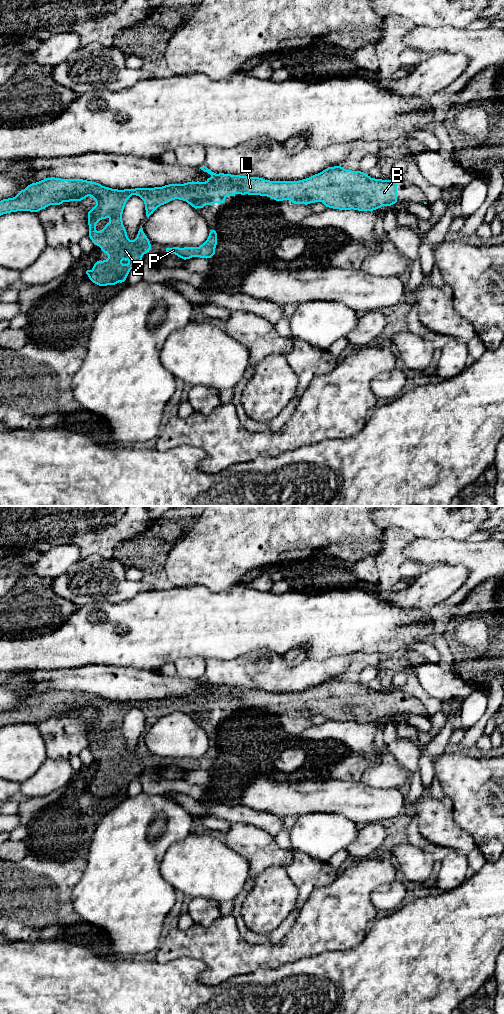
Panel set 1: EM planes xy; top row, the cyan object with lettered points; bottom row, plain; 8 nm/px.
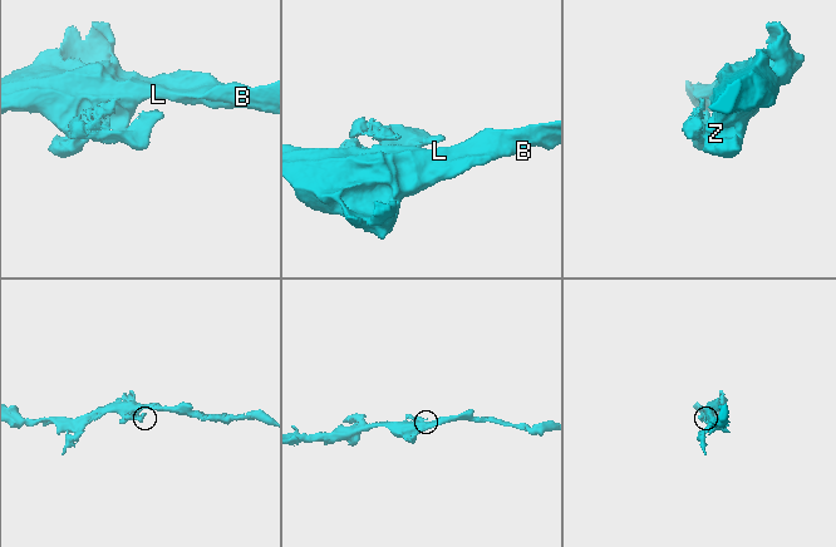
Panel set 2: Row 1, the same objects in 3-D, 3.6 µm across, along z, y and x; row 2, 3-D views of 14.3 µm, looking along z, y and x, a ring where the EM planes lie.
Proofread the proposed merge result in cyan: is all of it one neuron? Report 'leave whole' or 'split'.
leave whole

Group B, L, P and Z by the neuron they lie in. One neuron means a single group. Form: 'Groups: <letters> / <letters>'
Groups: B L P Z

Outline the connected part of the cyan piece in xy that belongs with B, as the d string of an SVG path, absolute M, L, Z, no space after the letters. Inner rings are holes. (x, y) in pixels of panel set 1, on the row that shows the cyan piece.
M206 166L200 167L200 169L211 175L205 182L197 181L154 188L124 190L108 188L99 183L83 179L46 178L28 185L13 198L1 200L0 216L17 211L38 212L50 205L60 205L63 202L81 201L88 196L92 197L96 205L88 212L89 237L95 245L99 246L108 255L108 258L97 261L91 270L86 271L86 274L93 283L99 286L107 286L124 282L130 270L137 266L141 262L143 255L151 249L150 241L143 232L142 226L137 237L130 240L123 225L123 210L127 200L132 195L139 196L144 201L147 217L153 214L161 205L175 199L186 201L197 209L206 205L224 203L228 196L235 194L267 196L276 201L290 200L294 204L307 205L322 202L329 208L358 211L373 211L382 206L391 206L397 202L397 184L393 180L371 178L364 172L346 170L341 166L328 167L318 174L299 181L270 181L259 177L216 174ZM106 218L109 219L109 222L101 231L97 231L96 224Z

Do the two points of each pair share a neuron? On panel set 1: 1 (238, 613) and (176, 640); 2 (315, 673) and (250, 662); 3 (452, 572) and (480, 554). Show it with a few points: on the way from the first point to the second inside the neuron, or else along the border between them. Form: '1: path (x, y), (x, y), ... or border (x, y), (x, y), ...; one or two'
1: path (223, 625), (191, 625); one
2: path (299, 673), (270, 673), (266, 670); one
3: border (440, 563), (468, 569), (460, 588); two

